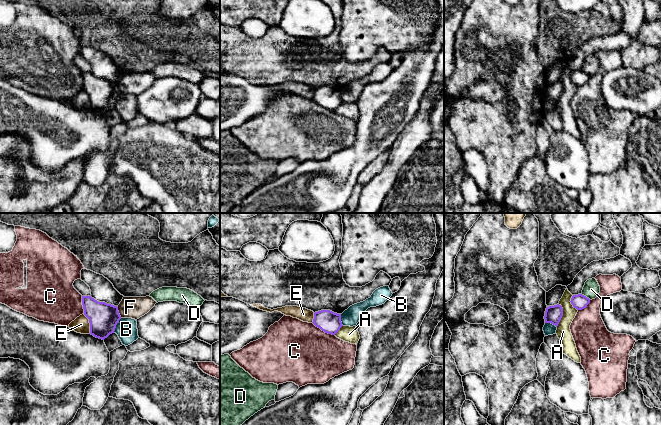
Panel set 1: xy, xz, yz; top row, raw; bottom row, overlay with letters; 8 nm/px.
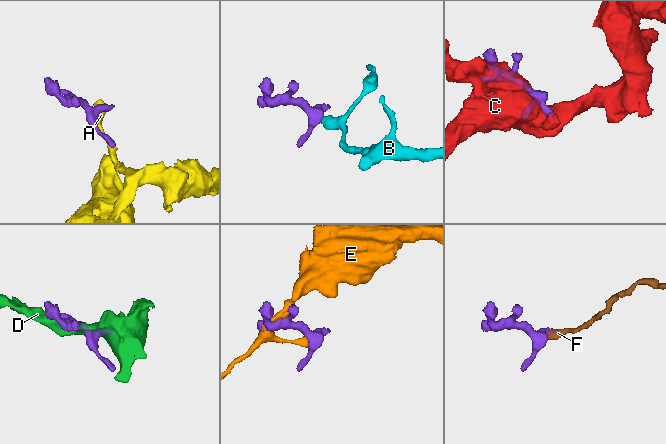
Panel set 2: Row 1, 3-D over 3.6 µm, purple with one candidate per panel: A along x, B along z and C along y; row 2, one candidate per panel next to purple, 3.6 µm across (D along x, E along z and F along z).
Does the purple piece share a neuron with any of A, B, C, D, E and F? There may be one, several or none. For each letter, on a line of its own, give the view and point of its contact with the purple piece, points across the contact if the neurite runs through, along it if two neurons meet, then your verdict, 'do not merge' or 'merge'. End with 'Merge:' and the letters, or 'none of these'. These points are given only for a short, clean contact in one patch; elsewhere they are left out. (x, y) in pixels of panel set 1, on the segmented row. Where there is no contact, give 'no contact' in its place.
A: contact yz (562, 315); do not merge
B: contact xy (116, 324); border xy (121, 318), (113, 332); do not merge
C: contact xz (323, 330); do not merge
D: contact yz (585, 296); do not merge
E: contact xy (89, 322); do not merge
F: contact xy (118, 312); border xy (116, 306), (121, 317); do not merge
Merge: none of these

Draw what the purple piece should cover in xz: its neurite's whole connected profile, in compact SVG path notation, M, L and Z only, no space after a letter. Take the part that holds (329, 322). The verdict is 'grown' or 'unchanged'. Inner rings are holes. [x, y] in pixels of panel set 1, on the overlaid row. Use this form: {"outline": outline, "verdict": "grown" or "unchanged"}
{"outline": "M330 310L315 312L312 323L325 333L332 335L335 335L343 326L341 322L341 314L334 313Z", "verdict": "unchanged"}

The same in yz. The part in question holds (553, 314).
{"outline": "M557 304L554 306L549 306L546 308L545 311L544 316L545 323L551 323L557 327L562 316L563 316L563 308L561 305Z", "verdict": "unchanged"}

